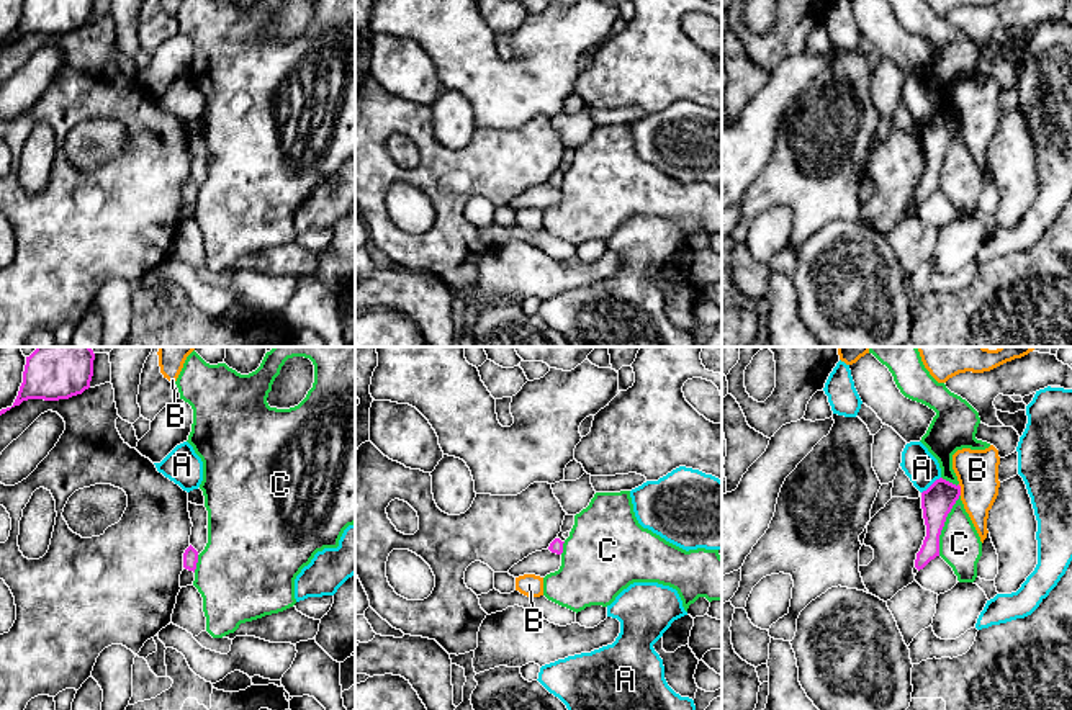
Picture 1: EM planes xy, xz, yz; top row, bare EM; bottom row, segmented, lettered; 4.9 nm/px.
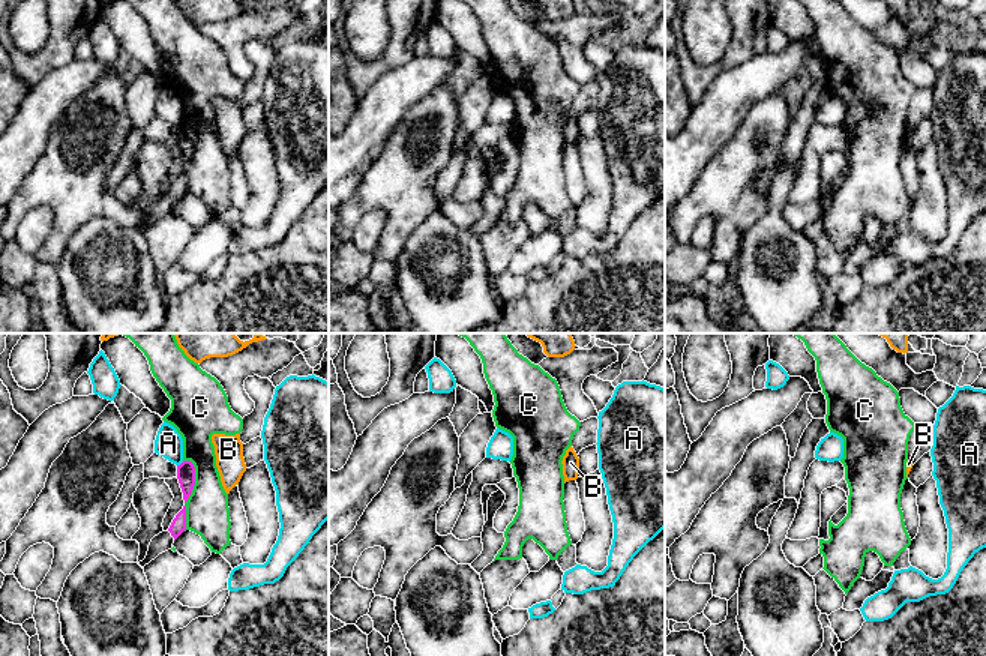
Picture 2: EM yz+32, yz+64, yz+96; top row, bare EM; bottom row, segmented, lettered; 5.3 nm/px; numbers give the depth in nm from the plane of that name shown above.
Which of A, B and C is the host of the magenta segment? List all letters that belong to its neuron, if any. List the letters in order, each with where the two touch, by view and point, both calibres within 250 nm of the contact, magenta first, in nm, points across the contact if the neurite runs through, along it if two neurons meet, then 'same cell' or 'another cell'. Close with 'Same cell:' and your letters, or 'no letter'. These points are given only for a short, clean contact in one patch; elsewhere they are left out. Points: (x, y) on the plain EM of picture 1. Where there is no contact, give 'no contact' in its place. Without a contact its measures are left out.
A: yz (932, 118) | 160/160 nm | along yz (940, 110), (922, 126) | another cell
B: yz (959, 123) | 160/200 nm | another cell
C: yz (943, 159) | 160/200 nm | along yz (959, 128), (941, 164), (938, 188) | another cell
Same cell: no letter

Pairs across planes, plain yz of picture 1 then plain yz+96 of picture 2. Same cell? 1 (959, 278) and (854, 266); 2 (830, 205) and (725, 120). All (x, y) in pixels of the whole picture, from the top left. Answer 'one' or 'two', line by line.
1: two
2: two

